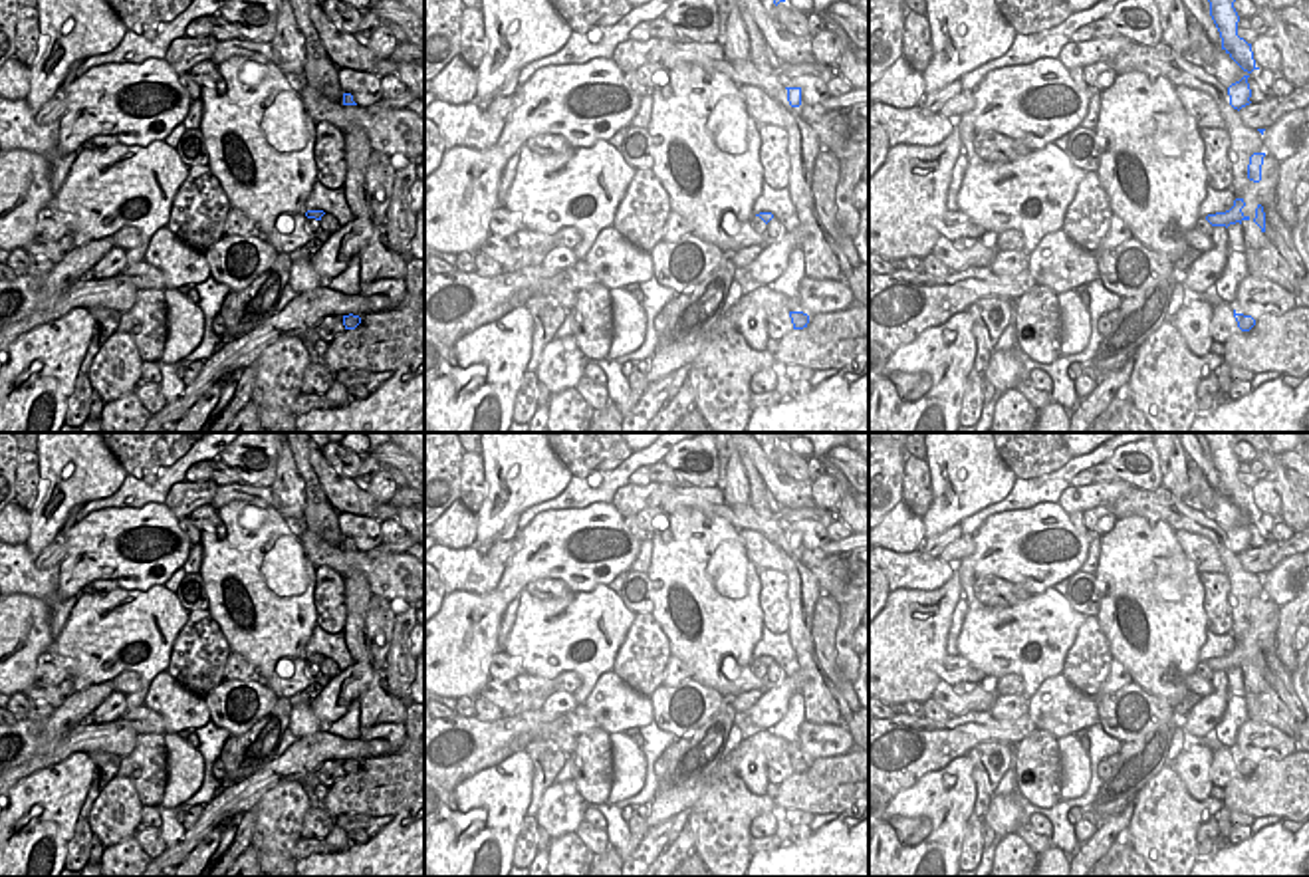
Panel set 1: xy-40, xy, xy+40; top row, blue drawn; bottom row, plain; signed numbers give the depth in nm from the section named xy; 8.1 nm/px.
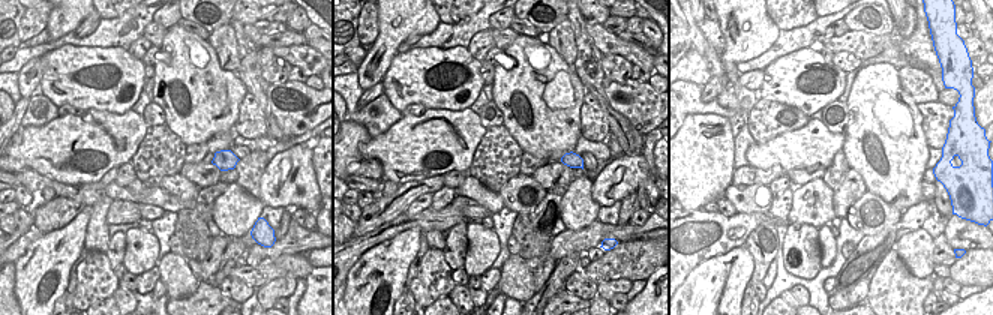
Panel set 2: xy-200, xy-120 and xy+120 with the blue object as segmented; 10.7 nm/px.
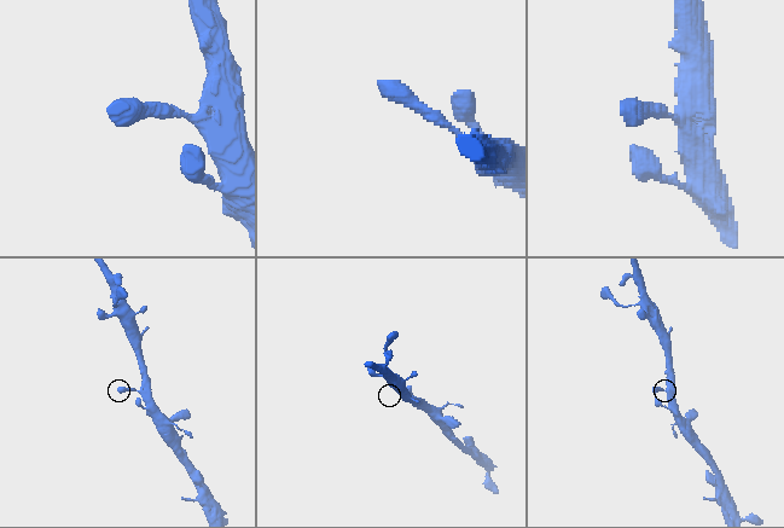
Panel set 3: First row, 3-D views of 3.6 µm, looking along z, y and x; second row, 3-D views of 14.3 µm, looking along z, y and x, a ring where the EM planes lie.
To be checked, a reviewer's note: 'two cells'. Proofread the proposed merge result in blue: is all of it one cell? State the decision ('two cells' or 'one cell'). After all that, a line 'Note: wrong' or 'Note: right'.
one cell
Note: wrong

